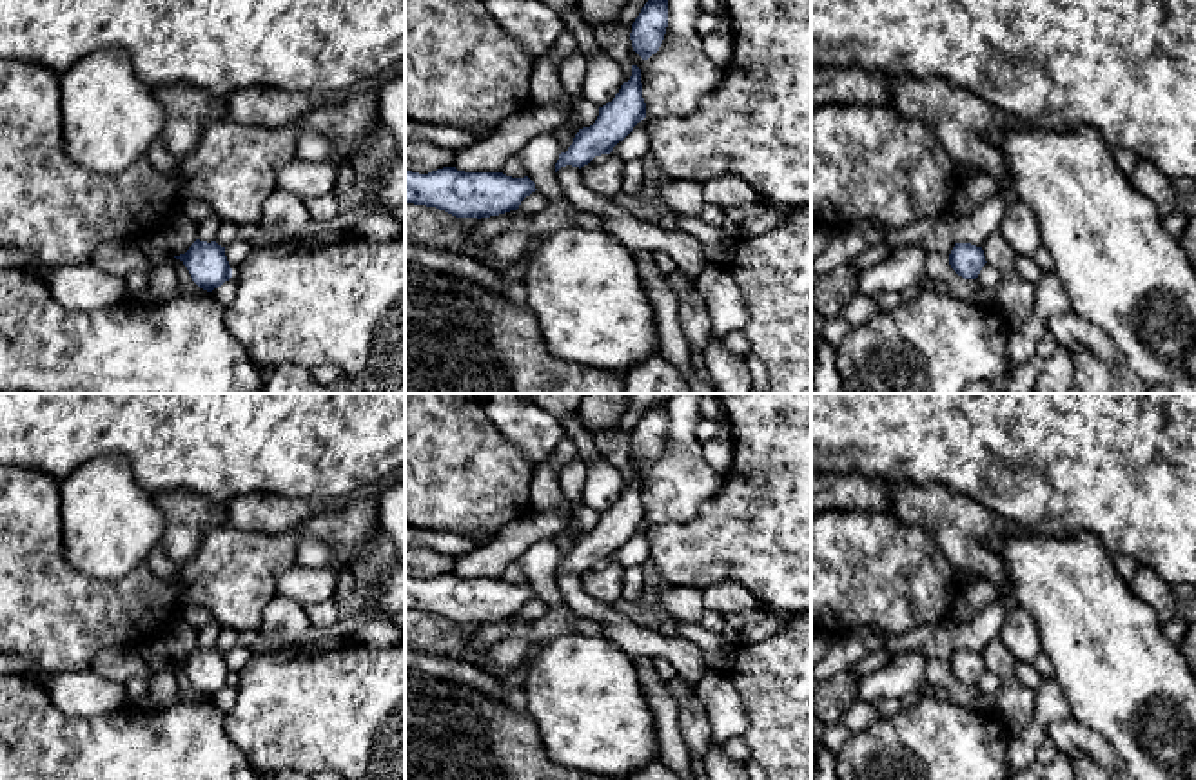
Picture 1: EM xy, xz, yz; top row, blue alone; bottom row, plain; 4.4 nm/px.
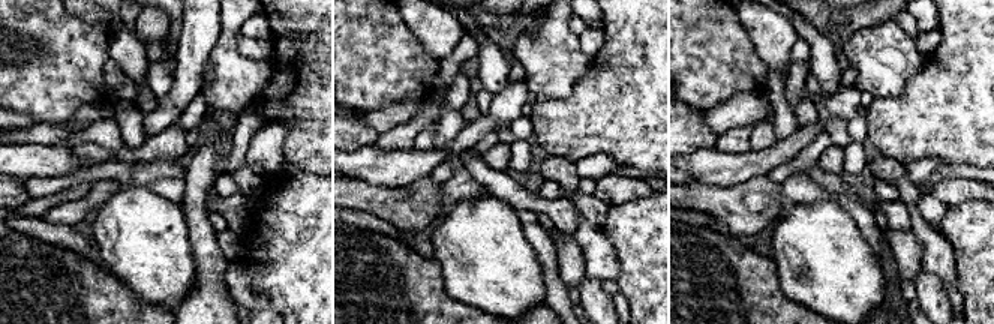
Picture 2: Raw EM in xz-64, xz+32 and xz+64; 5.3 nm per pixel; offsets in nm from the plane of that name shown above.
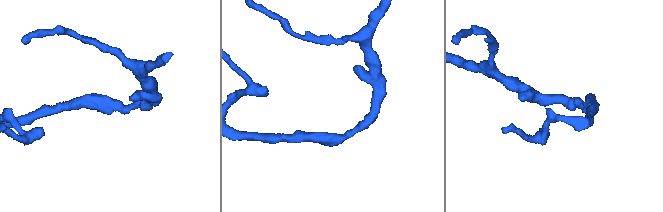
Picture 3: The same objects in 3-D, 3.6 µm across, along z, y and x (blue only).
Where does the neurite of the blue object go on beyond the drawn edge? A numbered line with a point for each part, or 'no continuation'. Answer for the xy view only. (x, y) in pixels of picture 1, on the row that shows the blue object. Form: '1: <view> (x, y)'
no continuation

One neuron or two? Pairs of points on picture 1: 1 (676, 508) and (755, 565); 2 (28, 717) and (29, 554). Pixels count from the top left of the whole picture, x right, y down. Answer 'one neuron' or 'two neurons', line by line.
1: two neurons
2: two neurons

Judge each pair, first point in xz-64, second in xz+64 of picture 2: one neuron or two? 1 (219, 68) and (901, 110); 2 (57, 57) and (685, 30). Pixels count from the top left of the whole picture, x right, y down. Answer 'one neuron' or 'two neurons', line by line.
1: two neurons
2: one neuron

